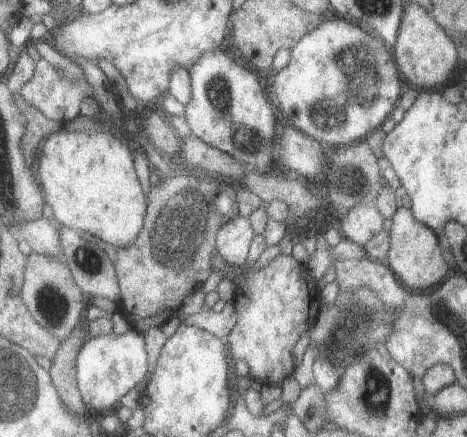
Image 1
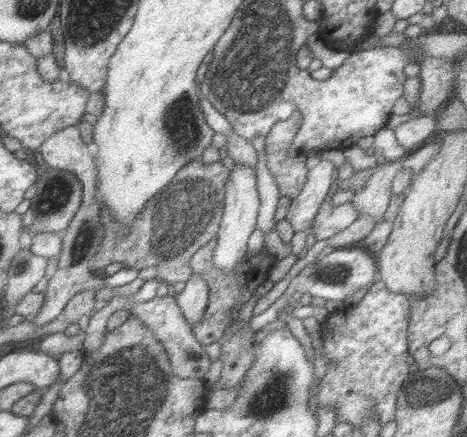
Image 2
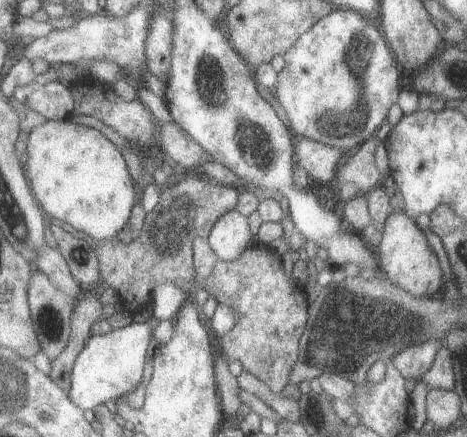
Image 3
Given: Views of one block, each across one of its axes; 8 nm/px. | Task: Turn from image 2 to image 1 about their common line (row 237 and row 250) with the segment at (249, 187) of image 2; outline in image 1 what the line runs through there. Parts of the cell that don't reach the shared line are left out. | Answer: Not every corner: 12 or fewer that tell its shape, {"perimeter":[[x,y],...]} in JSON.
{"perimeter":[[235,218],[219,232],[219,254],[239,268],[257,236],[251,218]]}

